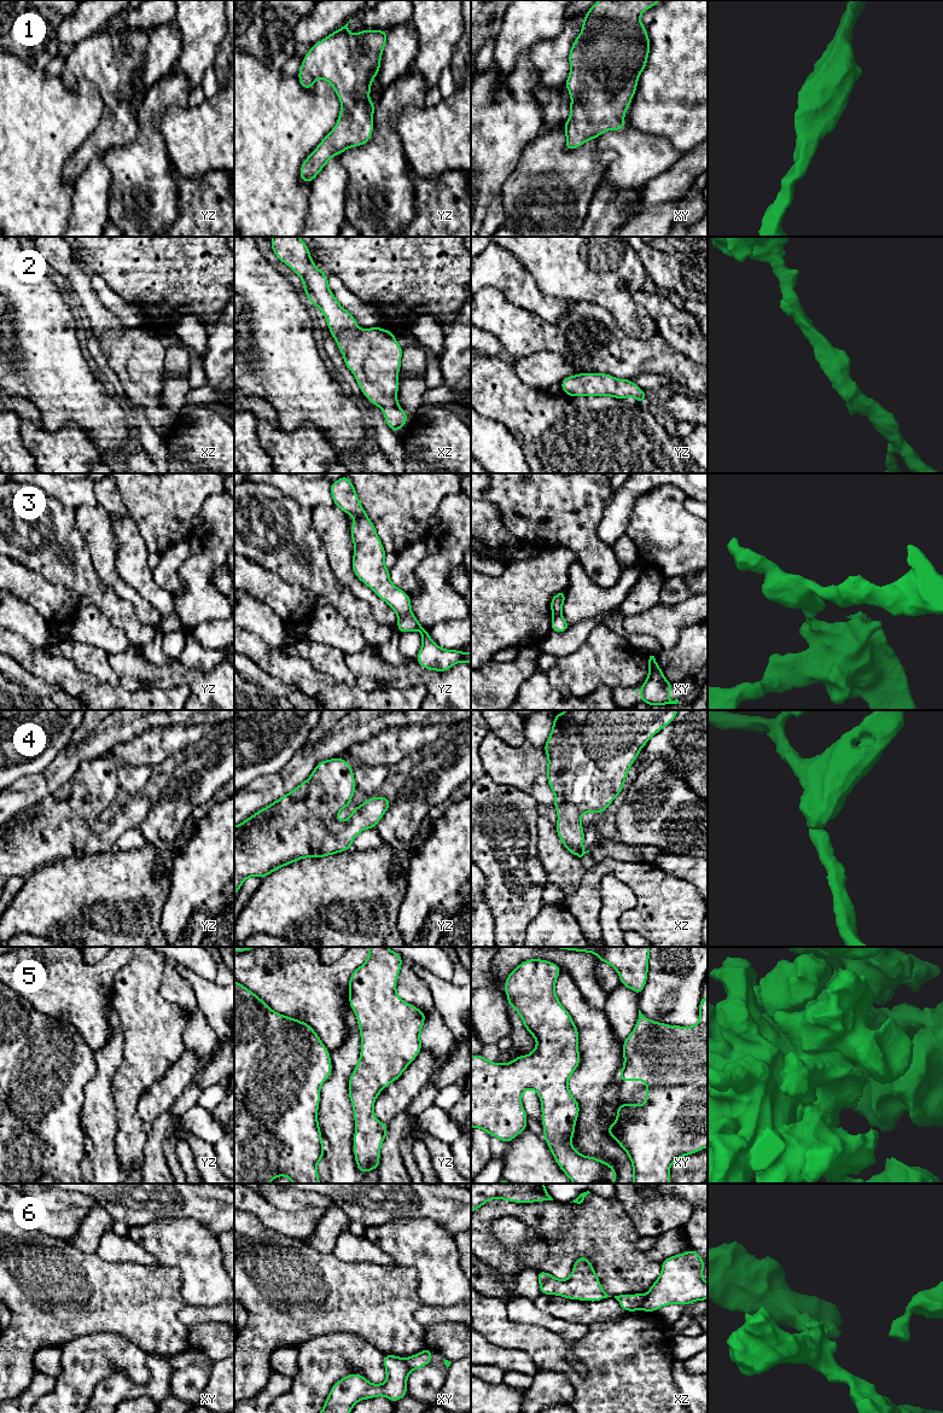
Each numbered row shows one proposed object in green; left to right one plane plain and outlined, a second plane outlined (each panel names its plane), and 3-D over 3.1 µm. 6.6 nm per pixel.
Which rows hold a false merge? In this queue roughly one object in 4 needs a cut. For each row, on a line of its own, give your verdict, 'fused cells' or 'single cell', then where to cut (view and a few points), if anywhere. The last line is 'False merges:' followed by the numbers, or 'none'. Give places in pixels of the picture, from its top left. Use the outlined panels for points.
1: single cell; cut none
2: single cell; cut none
3: fused cells; cut yz (411, 611), (399, 617)
4: single cell; cut none
5: single cell; cut none
6: fused cells; cut xz (644, 1295), (640, 1308)
False merges: 3, 6

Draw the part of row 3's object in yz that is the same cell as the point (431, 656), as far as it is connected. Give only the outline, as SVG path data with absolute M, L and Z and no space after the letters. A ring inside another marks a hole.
M412 612L407 616L398 617L396 623L400 633L418 630L421 634L421 646L415 657L420 667L443 673L459 662L471 664L471 652L441 649L435 640L429 636L429 629L421 627L418 618Z

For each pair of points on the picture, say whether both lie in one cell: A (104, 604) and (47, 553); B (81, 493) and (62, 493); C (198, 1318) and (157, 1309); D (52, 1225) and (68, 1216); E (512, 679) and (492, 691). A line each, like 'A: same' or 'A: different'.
A: same
B: same
C: different
D: same
E: same

